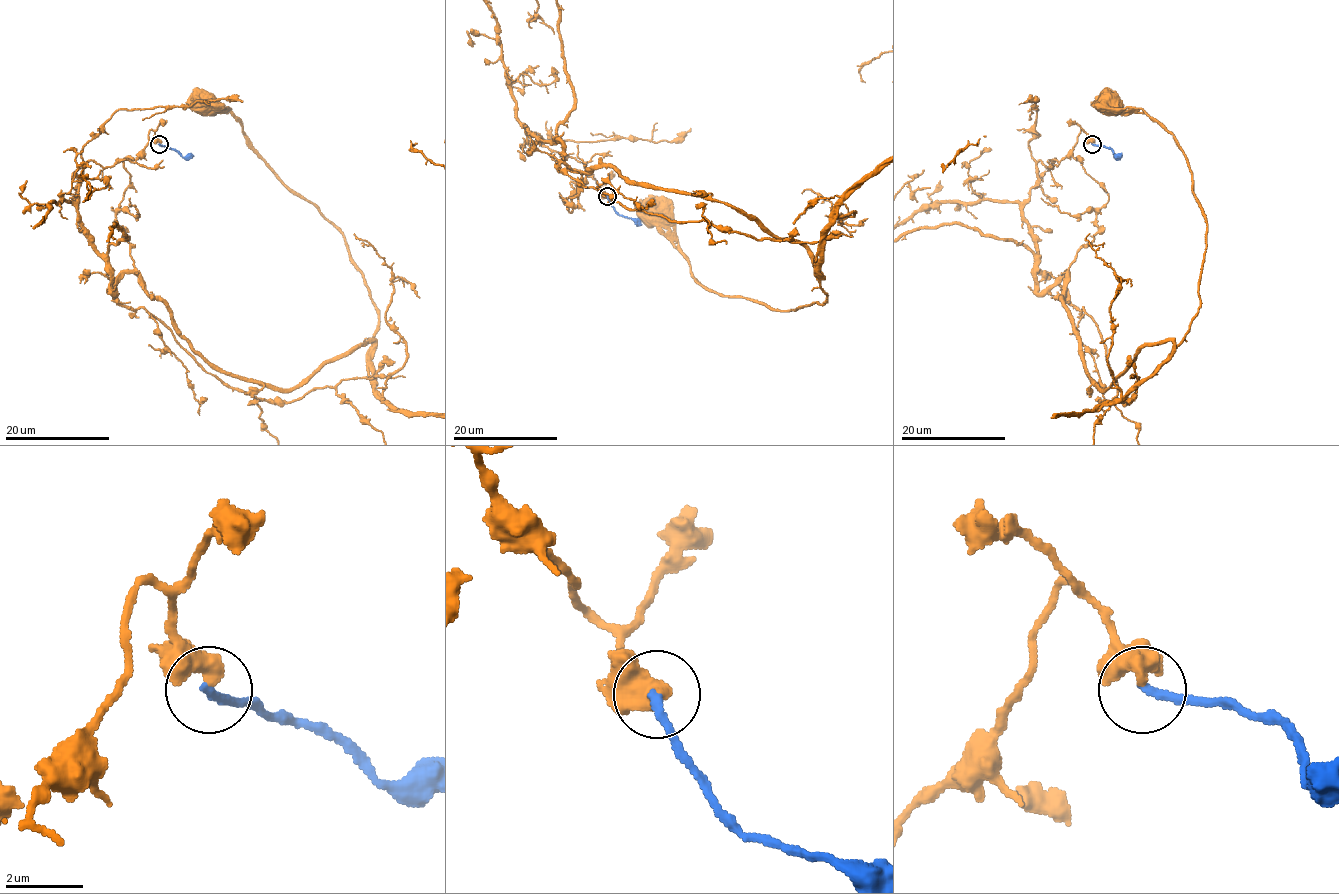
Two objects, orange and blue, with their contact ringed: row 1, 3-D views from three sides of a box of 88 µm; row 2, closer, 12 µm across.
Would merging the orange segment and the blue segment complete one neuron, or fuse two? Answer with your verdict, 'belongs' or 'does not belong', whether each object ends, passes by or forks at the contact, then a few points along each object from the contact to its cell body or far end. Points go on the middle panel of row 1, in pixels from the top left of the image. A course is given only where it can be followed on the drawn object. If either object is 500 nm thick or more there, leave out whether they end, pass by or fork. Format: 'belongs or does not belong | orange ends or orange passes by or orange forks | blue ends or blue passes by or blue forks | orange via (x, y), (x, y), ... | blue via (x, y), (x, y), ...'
does not belong | orange via (607, 196), (526, 126), (573, 169), (795, 239), (824, 301), (713, 292), (650, 209) | blue via (607, 196), (610, 205), (620, 215), (636, 219), (641, 224)

